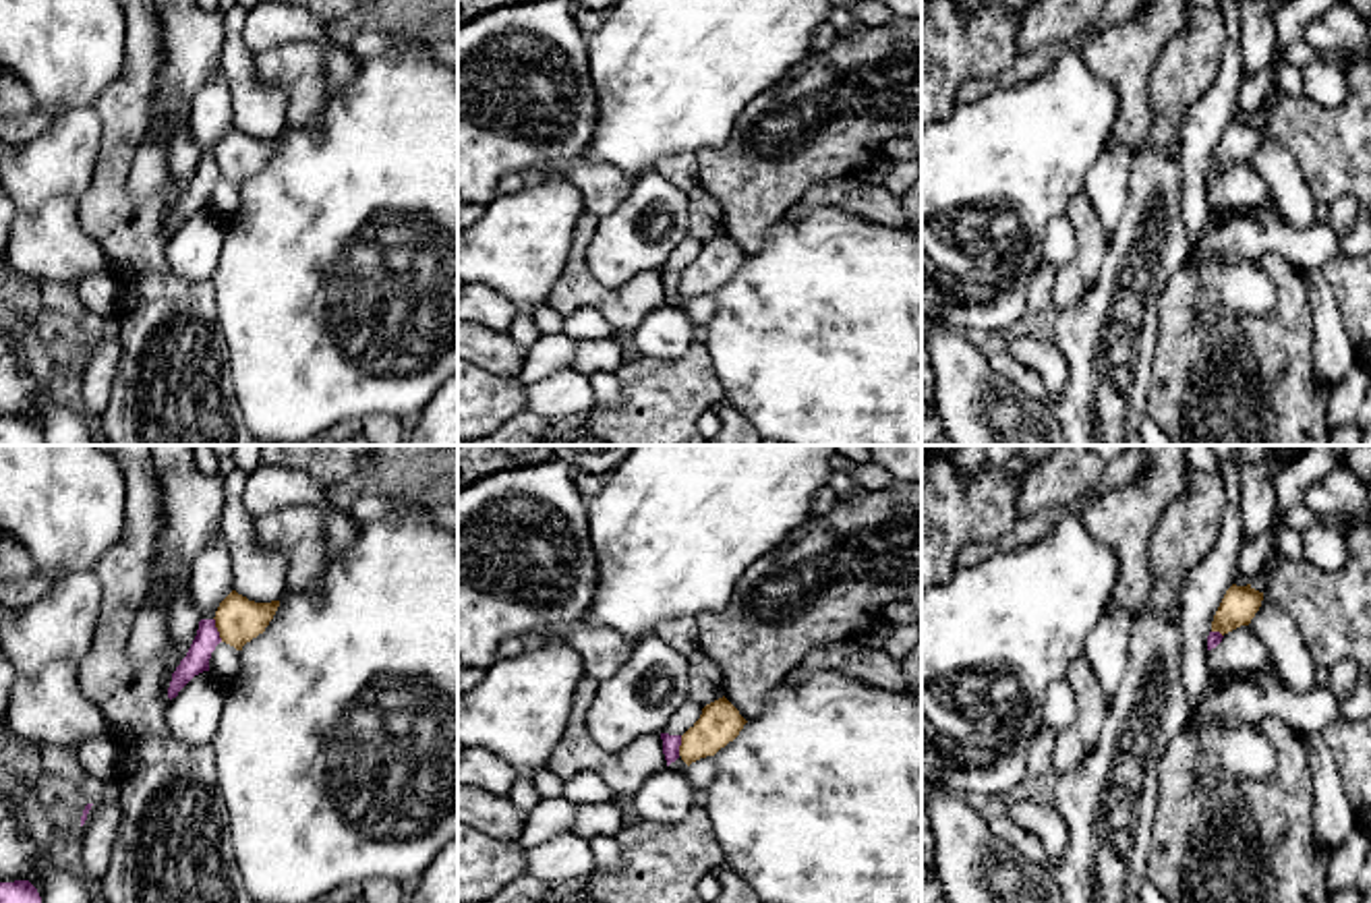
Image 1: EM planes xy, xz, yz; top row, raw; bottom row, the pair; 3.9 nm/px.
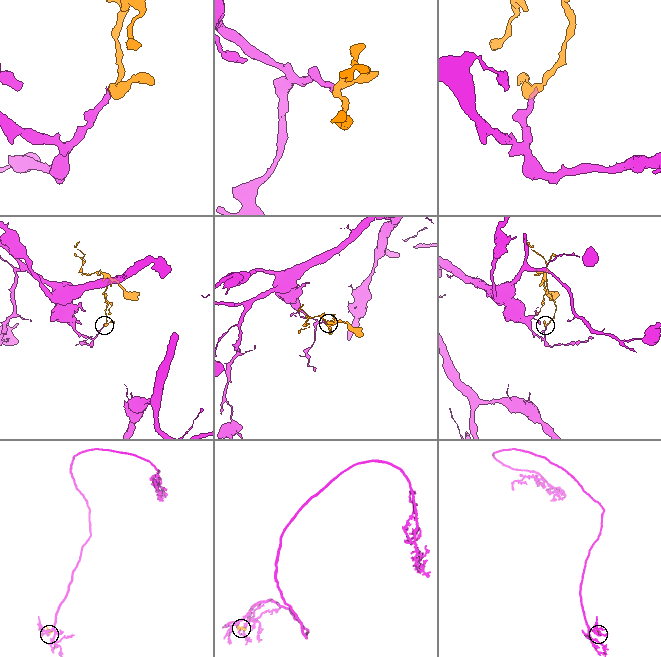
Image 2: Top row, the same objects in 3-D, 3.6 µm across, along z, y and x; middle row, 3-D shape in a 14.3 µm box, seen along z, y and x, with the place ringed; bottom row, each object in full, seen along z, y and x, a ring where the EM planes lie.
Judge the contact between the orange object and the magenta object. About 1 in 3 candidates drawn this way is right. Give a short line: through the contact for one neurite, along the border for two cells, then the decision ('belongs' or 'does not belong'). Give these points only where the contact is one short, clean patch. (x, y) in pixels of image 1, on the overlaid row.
line xy (214, 618), (222, 641); does not belong

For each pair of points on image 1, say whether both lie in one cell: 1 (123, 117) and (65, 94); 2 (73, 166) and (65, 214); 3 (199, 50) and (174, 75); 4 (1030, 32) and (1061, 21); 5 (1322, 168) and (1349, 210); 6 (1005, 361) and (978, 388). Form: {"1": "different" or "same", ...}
{"1": "different", "2": "different", "3": "same", "4": "same", "5": "different", "6": "different"}

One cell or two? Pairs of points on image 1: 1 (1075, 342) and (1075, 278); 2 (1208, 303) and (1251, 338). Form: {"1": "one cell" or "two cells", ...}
{"1": "two cells", "2": "two cells"}

